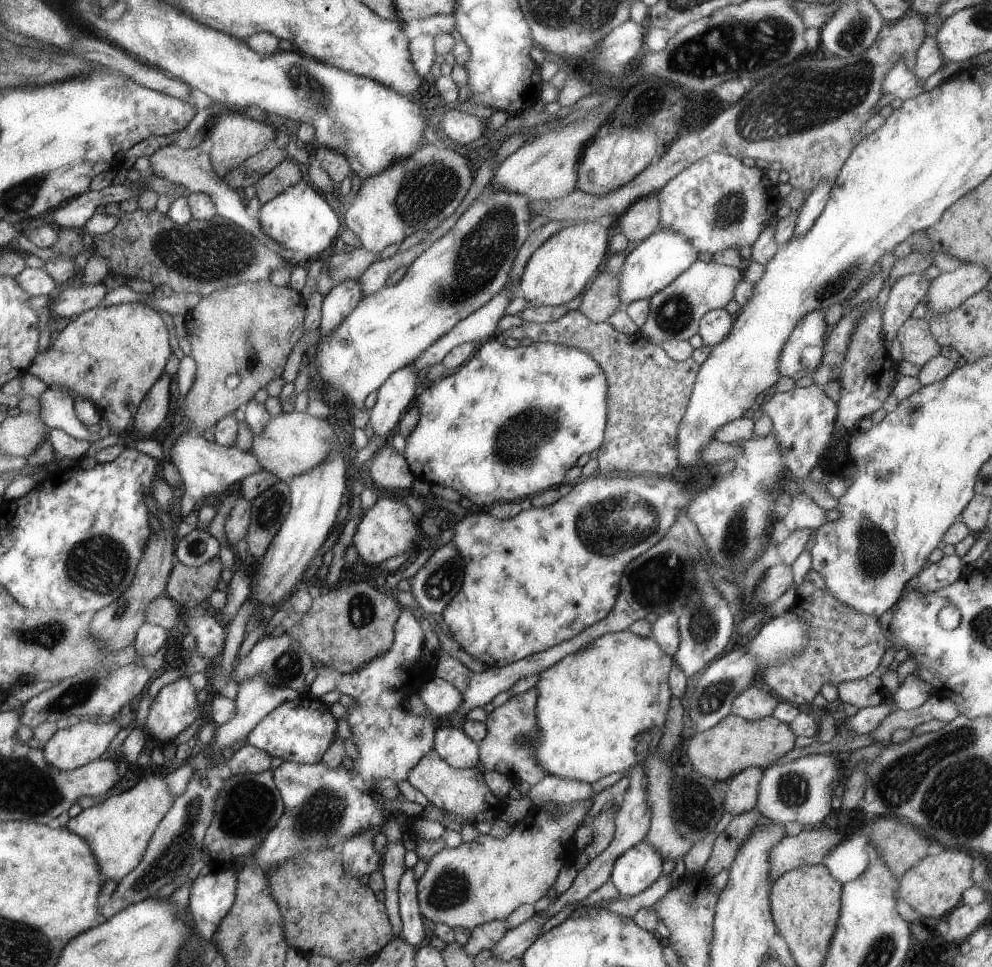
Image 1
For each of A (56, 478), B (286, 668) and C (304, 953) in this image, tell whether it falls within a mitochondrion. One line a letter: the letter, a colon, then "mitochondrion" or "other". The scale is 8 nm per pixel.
A: other
B: mitochondrion
C: other

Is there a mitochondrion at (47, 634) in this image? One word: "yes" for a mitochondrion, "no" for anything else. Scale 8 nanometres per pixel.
yes

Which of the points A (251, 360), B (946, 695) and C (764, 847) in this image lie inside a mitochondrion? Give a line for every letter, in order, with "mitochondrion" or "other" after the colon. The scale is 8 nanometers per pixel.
A: mitochondrion
B: other
C: other

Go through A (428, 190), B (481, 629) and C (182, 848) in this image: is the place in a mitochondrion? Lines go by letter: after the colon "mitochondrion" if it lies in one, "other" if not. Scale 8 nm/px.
A: mitochondrion
B: other
C: mitochondrion

